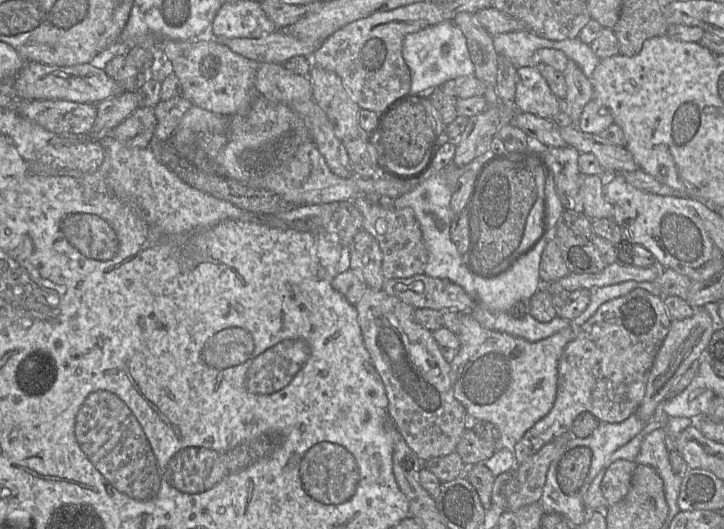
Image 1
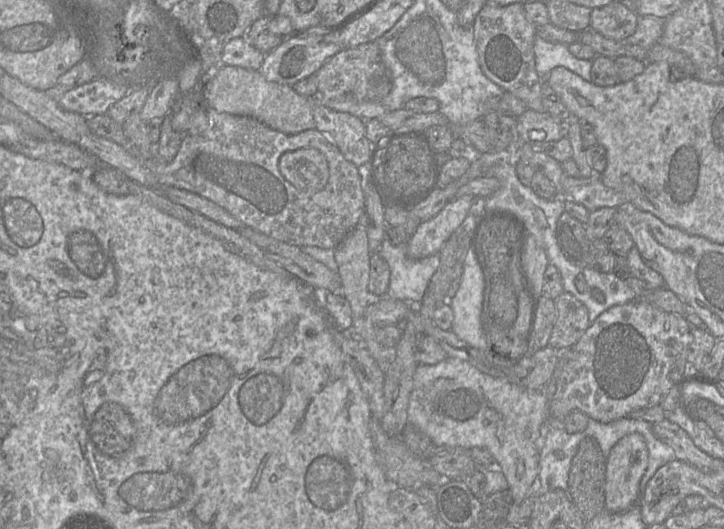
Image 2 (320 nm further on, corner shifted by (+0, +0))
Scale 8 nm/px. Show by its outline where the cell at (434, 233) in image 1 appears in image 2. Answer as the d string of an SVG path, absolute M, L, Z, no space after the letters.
M387 233L380 247L380 255L388 264L390 281L385 297L420 304L431 278L438 269L438 254L412 259L407 254L408 242L392 244Z

